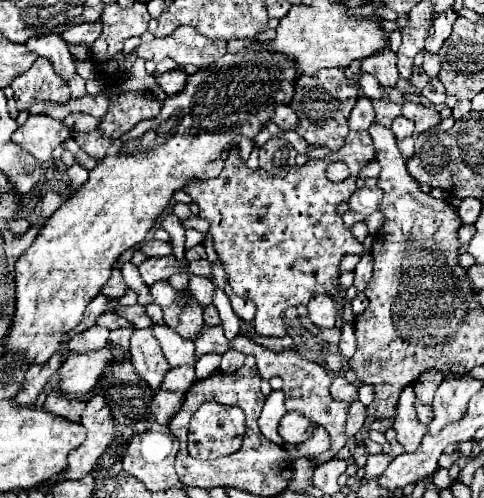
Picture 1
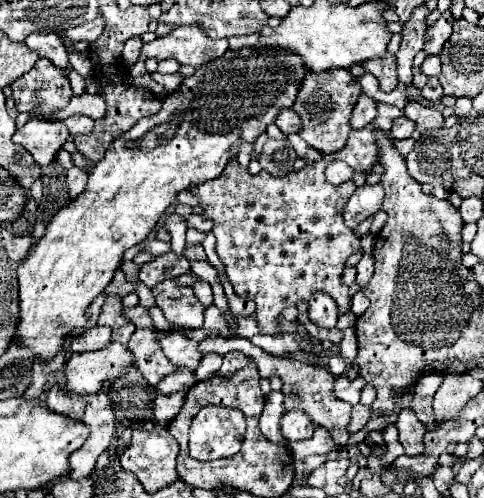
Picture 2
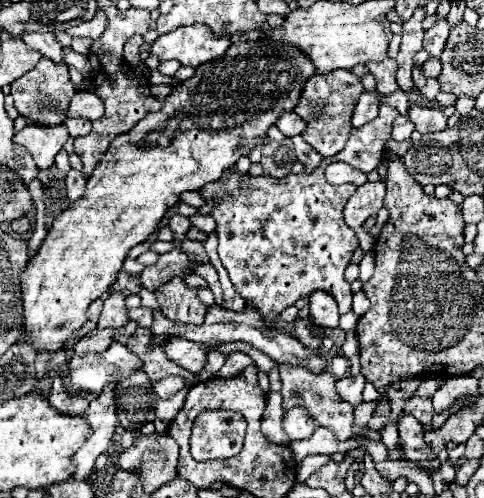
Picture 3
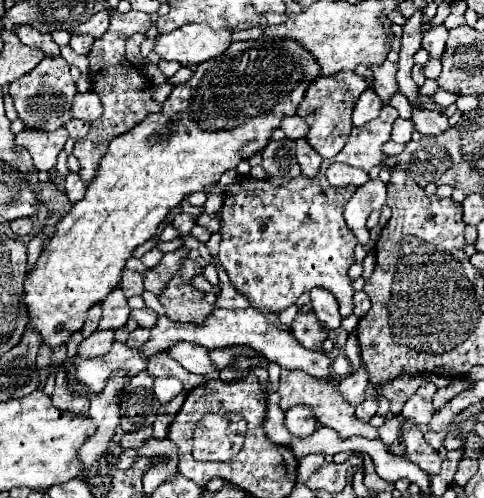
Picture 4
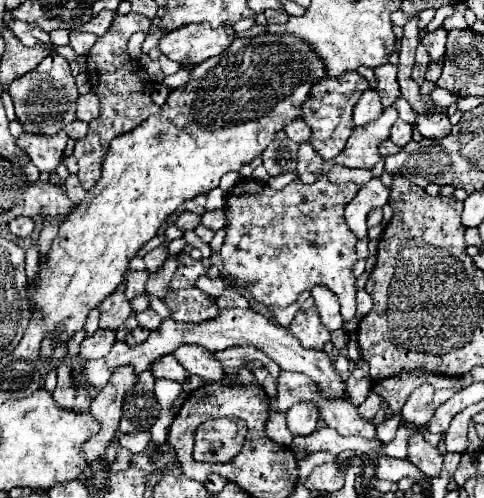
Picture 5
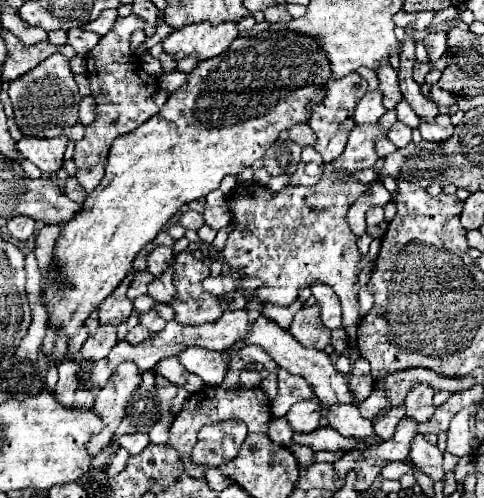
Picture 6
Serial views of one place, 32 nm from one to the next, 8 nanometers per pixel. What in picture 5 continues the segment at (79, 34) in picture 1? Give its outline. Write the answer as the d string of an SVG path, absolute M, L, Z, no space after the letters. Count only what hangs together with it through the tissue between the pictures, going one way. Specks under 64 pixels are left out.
M102 10L96 18L92 18L92 20L86 22L86 24L82 24L80 30L82 30L82 32L92 32L92 34L96 34L96 36L104 36L104 34L108 32L114 16L116 16L114 10Z

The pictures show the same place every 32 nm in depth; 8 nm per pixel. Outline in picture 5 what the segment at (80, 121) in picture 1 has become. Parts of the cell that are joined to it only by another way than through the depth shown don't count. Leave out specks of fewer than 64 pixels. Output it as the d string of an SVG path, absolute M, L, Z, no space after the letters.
M76 120L76 122L72 122L72 124L68 124L68 126L64 128L64 132L66 132L72 140L84 138L84 136L86 136L86 130L88 130L88 124L86 124L86 122L80 122L80 120Z

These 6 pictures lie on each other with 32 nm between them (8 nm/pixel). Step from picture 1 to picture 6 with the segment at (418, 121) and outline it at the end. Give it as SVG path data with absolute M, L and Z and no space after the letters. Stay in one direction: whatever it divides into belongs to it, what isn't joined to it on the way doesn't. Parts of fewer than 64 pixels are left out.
M448 114L436 116L434 122L422 120L422 124L420 124L420 134L426 142L444 142L452 136L452 130L454 130L454 124L450 122Z

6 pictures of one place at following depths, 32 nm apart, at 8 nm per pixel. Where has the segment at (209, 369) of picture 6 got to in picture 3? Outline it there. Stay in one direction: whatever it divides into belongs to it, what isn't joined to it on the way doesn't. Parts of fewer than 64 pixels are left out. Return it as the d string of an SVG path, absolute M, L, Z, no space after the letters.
M172 338L162 348L170 360L174 360L178 366L186 368L192 374L200 374L206 366L206 350L200 348L200 344L196 342Z

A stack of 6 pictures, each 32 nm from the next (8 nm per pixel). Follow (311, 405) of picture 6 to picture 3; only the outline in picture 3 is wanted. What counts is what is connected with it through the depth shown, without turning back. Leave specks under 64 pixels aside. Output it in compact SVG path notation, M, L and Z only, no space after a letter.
M292 408L284 414L284 430L290 440L302 440L312 436L312 432L316 430L316 422L306 408Z

